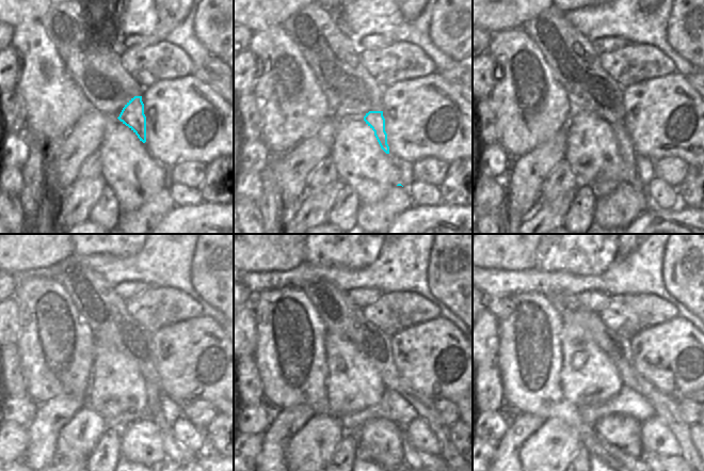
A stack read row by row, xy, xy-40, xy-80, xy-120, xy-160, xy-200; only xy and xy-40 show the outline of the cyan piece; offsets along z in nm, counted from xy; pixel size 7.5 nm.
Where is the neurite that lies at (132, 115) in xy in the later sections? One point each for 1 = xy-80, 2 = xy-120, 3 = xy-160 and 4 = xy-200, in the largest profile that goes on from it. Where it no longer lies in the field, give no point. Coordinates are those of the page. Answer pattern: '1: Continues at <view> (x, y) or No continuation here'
1: Continues at xy-80 (628, 155)
2: Continues at xy-120 (174, 451)
3: Continues at xy-160 (410, 451)
4: Continues at xy-200 (643, 451)

